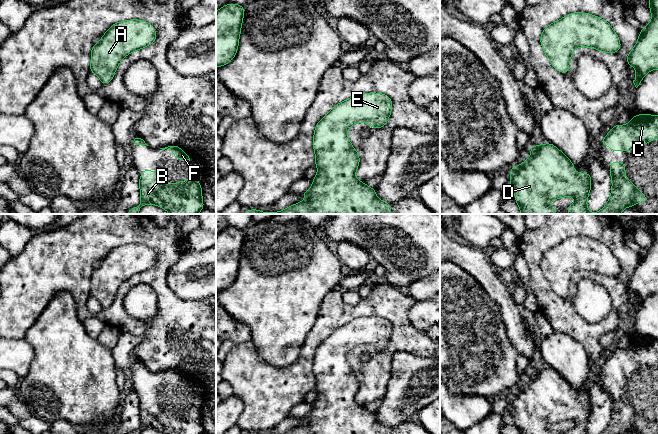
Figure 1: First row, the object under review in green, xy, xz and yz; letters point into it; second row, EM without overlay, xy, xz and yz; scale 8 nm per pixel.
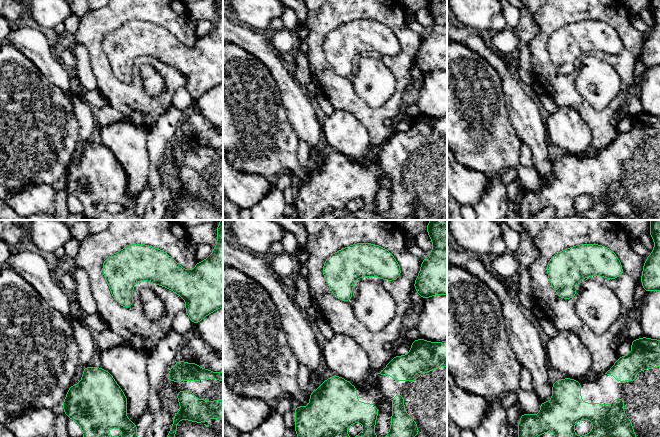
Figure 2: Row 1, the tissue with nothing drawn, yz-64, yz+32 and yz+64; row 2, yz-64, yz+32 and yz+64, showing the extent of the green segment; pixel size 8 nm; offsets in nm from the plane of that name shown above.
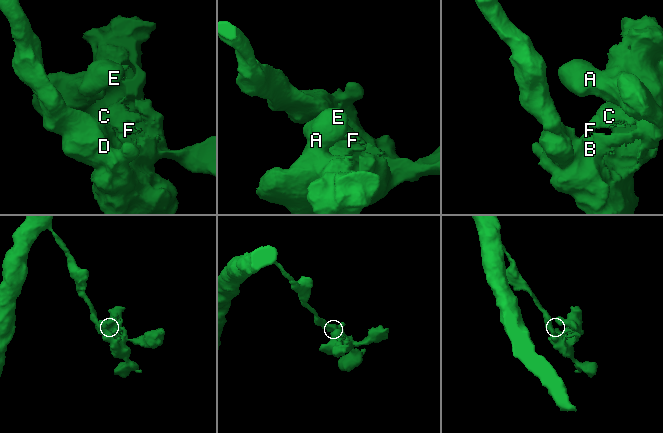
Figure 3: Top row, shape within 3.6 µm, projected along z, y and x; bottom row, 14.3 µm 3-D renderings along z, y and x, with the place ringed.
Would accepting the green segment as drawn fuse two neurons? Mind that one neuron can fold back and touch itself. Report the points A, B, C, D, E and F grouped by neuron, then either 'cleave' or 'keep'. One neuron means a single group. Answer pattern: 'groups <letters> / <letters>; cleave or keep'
groups A B C D E F; keep

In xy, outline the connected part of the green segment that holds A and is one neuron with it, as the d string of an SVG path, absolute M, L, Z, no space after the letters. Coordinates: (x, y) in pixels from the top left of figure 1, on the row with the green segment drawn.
M127 20L113 24L91 50L90 72L96 74L103 85L114 77L121 60L156 40L156 30L143 20Z

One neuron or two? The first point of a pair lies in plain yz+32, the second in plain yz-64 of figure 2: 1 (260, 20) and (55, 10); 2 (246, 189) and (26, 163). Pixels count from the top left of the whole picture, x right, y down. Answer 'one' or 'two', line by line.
1: one
2: two

